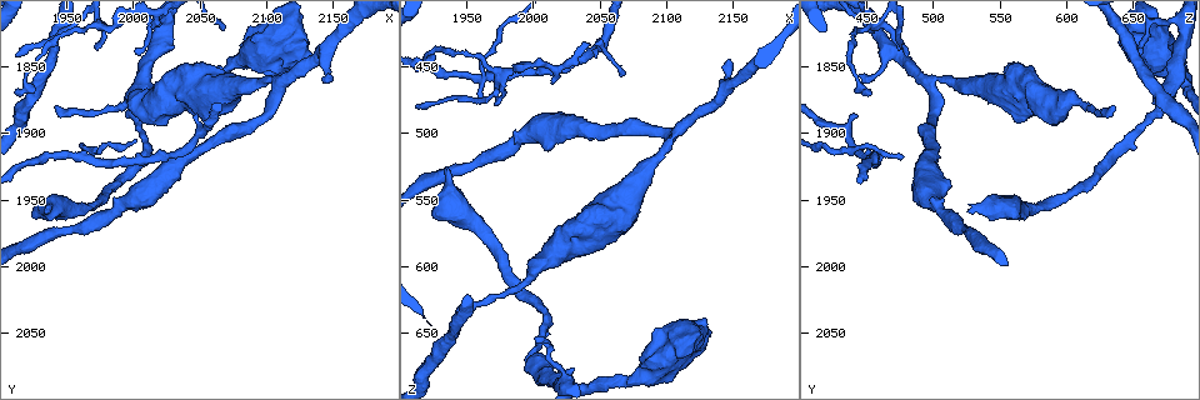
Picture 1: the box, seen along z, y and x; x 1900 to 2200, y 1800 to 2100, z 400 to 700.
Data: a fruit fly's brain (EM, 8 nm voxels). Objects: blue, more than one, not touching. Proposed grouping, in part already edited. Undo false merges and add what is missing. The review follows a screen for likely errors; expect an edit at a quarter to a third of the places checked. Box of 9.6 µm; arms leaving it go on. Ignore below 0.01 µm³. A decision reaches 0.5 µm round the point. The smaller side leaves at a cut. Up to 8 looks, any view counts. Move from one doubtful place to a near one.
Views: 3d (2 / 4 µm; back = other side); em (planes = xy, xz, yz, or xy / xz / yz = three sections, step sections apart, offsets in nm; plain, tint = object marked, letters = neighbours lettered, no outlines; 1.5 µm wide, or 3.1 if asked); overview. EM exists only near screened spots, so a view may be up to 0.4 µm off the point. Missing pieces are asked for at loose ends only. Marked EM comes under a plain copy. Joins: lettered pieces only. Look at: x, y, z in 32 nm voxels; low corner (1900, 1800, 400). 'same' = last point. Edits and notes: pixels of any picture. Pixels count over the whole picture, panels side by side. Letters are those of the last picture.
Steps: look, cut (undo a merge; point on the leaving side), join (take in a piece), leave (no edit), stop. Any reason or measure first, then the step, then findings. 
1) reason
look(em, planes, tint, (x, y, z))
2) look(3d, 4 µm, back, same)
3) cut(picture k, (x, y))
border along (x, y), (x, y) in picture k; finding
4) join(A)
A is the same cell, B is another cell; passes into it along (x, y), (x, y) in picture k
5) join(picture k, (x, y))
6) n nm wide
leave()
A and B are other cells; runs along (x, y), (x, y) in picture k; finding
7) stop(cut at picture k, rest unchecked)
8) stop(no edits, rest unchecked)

look(3d, 2 µm, (1974, 1820, 454))

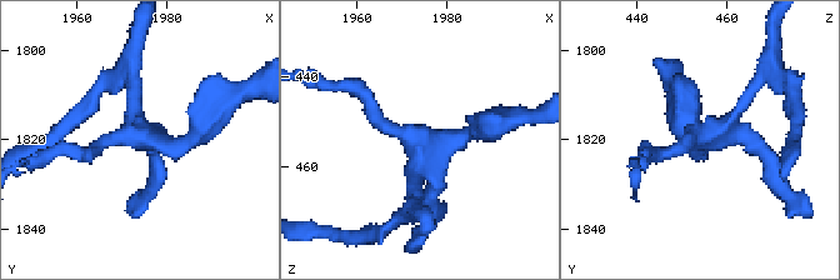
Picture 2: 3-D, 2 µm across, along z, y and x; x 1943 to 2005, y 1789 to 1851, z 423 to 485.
need the tissue
look(em, planes, tint, (1976, 1820, 456))

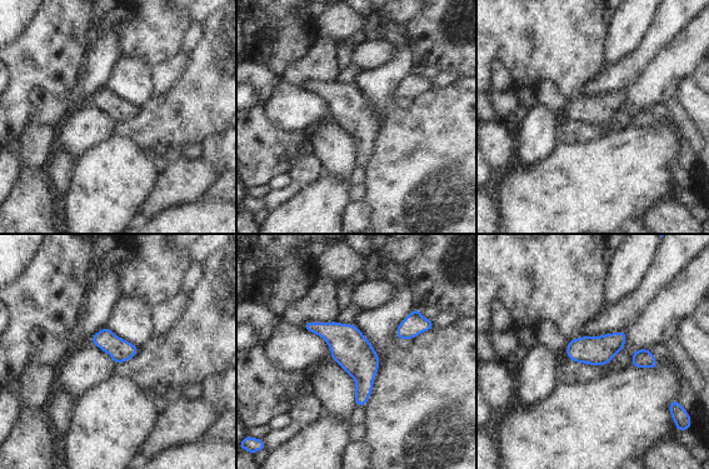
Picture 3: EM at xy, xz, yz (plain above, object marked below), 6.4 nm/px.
see the neighbours
look(em, planes, letters, same)

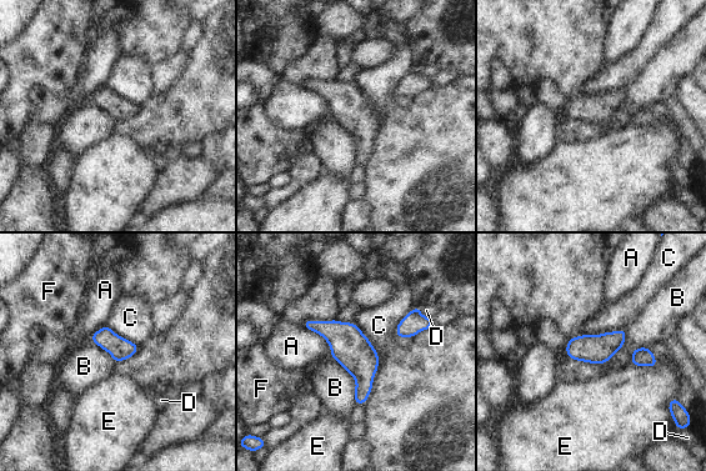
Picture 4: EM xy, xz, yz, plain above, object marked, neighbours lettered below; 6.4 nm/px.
150 nm wide
leave()
A, B, C, D, E and F are other cells; border along (625, 329), (580, 335) in picture 4; one neuron here

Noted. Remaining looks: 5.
an open end
look(em, planes, letters, (1934, 1960, 528))

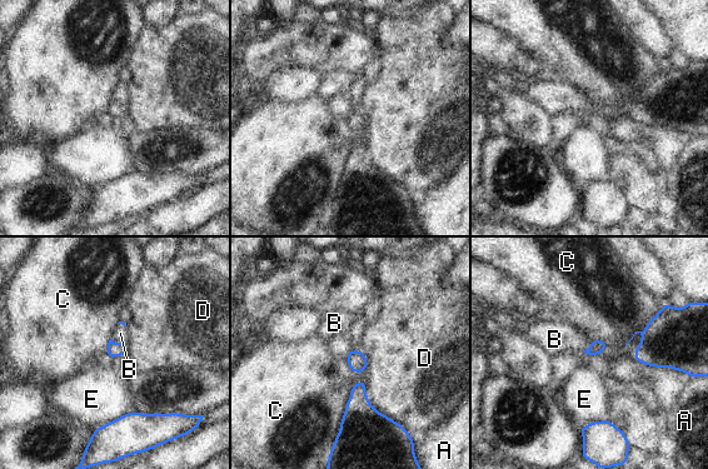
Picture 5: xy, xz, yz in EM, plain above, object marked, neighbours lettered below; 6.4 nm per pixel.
join(B)
B is the same cell, A, C, D and E are other cells; passes into it along (120, 349), (119, 343), (120, 333) in picture 5; the neuron continues

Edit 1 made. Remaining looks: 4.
side arm on a straight run
look(em, xz, step 4, tint, (1962, 1918, 458))

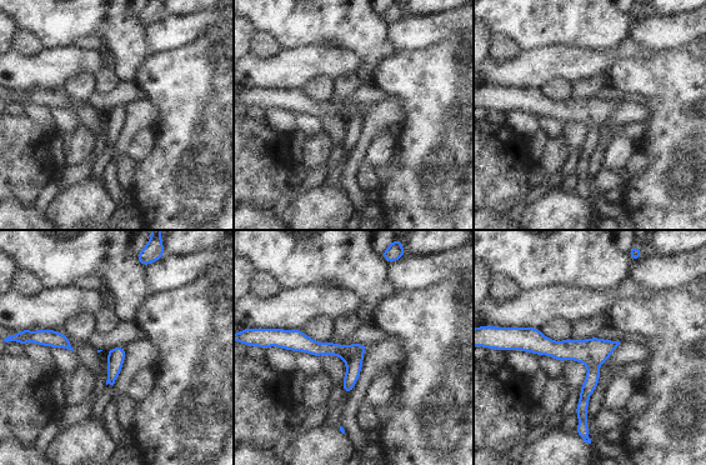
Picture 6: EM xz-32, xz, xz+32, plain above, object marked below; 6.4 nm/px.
look(em, xz, step 4, letters, same)

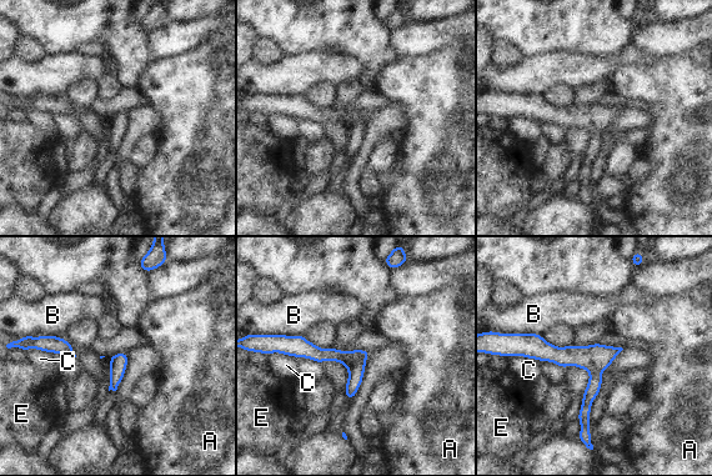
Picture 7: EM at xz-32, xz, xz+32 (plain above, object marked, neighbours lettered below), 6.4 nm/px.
cut(picture 7, (356, 370))
A, B, C and E are other cells; border along (365, 357), (356, 359), (349, 369) in picture 7; a second neuron is stuck on

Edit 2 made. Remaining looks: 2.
stop(join at picture 5, cut at picture 7, rest unchecked)

